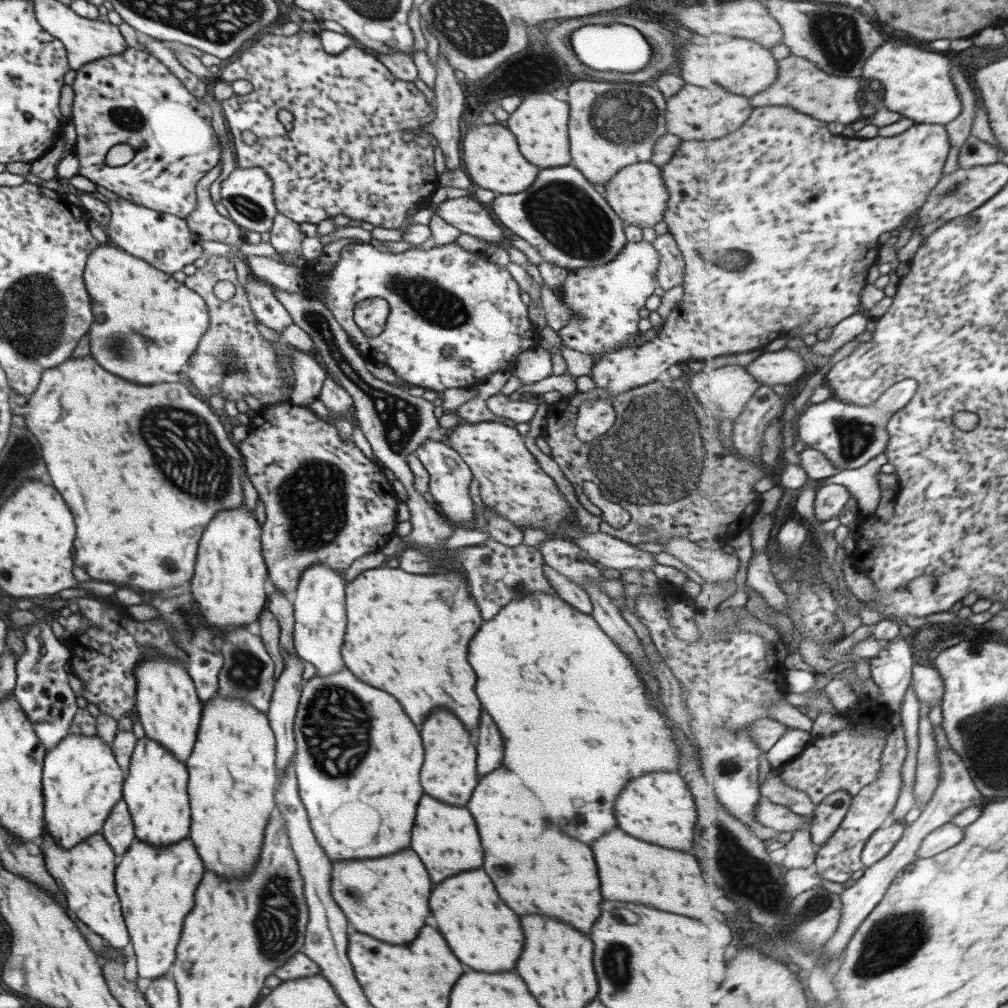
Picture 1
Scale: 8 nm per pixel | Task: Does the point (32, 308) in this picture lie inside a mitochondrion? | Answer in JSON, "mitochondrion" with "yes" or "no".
{"mitochondrion":"yes"}

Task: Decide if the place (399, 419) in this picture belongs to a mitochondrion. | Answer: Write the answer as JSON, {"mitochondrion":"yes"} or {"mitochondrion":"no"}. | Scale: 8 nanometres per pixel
{"mitochondrion":"yes"}

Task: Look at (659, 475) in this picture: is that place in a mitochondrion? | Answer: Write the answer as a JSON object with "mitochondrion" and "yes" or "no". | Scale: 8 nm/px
{"mitochondrion":"yes"}

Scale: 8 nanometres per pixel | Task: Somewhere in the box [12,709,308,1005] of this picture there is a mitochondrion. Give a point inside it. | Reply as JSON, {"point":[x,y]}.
{"point":[277,893]}

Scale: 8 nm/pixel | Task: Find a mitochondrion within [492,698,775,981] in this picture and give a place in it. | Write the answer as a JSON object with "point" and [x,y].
{"point":[724,775]}

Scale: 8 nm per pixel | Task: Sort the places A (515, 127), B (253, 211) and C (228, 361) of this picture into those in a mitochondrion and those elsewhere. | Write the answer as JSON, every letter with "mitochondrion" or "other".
{"A":"other","B":"mitochondrion","C":"mitochondrion"}

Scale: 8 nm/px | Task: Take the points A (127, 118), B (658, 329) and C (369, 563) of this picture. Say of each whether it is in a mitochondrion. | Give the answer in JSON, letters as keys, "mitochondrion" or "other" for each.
{"A":"mitochondrion","B":"other","C":"other"}

